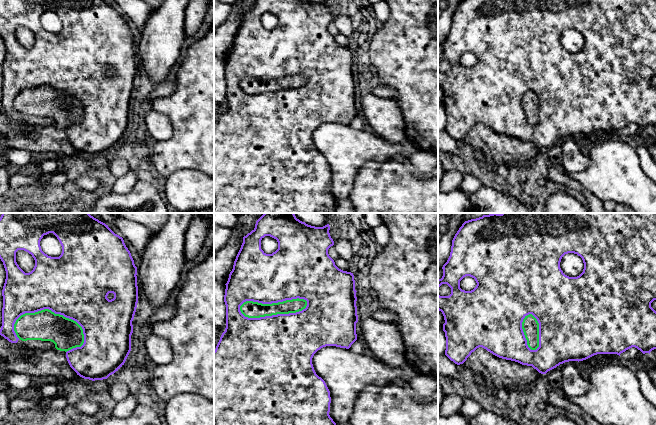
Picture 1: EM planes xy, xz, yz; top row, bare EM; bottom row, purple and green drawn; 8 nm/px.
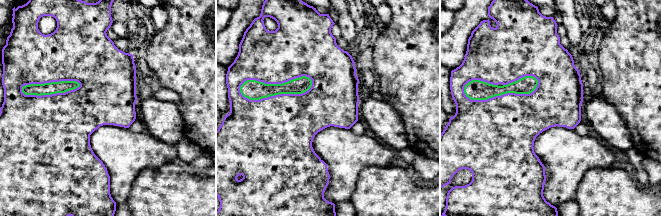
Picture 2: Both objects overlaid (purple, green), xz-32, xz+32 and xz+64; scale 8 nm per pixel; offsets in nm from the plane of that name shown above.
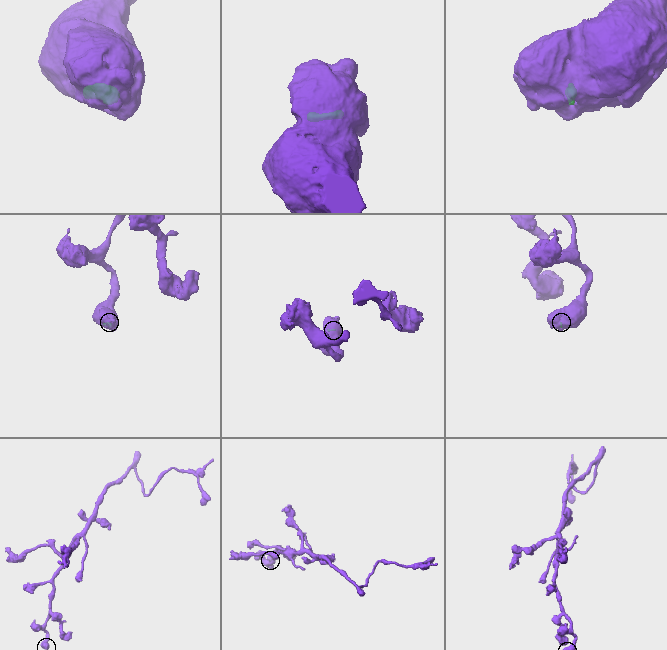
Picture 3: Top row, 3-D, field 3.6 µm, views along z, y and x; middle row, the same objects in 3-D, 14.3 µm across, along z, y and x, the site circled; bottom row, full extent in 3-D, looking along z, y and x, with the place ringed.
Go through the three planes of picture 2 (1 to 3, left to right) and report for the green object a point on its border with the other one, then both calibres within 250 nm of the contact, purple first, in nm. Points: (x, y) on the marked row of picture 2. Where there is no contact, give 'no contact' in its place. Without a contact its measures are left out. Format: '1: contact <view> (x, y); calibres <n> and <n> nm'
1: contact xz-32 (51, 94); calibres 500 and 100 nm
2: contact xz+32 (273, 83); calibres 440 and 160 nm
3: contact xz+64 (503, 94); calibres 480 and 160 nm

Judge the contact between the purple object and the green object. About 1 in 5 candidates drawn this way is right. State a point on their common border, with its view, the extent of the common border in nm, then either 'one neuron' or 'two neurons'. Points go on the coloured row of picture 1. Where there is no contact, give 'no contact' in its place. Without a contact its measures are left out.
contact xz (271, 303); length 550 nm; two neurons

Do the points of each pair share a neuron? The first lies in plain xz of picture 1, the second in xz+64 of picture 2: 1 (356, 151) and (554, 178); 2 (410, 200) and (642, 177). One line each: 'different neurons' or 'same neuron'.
1: same neuron
2: different neurons

